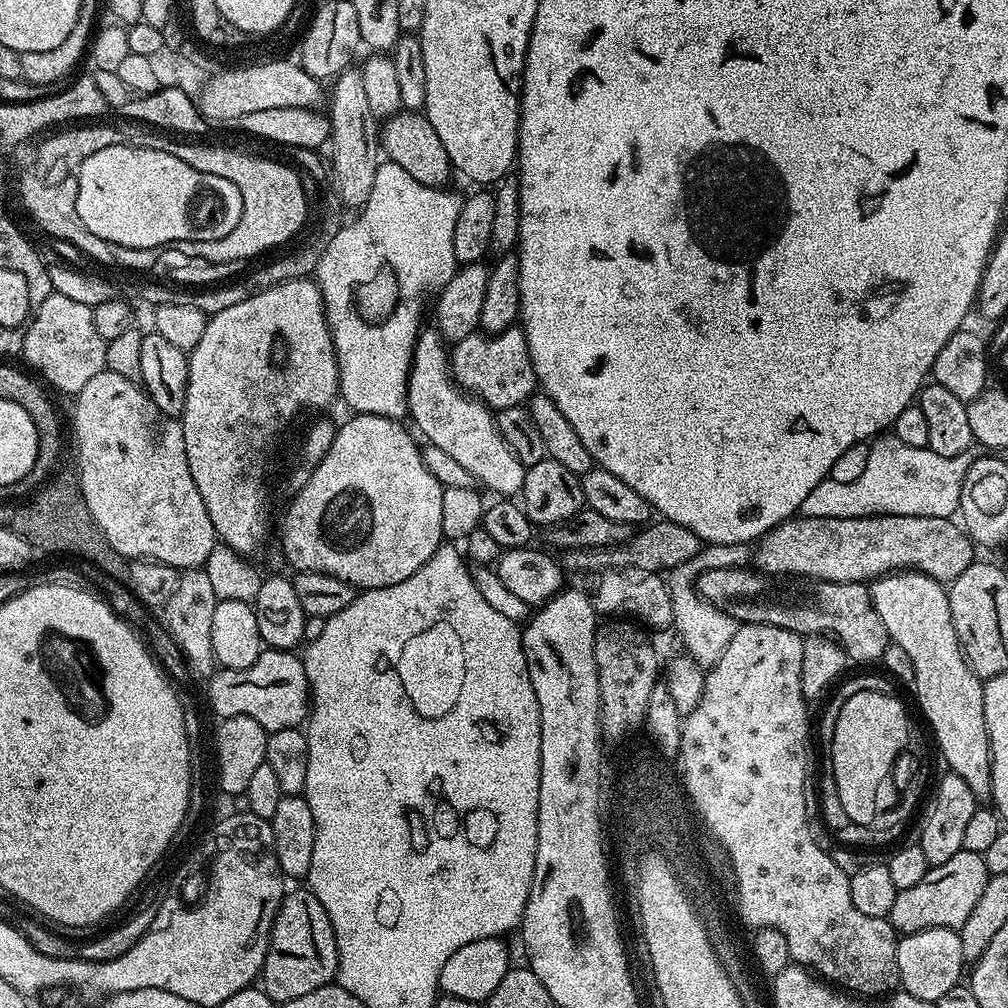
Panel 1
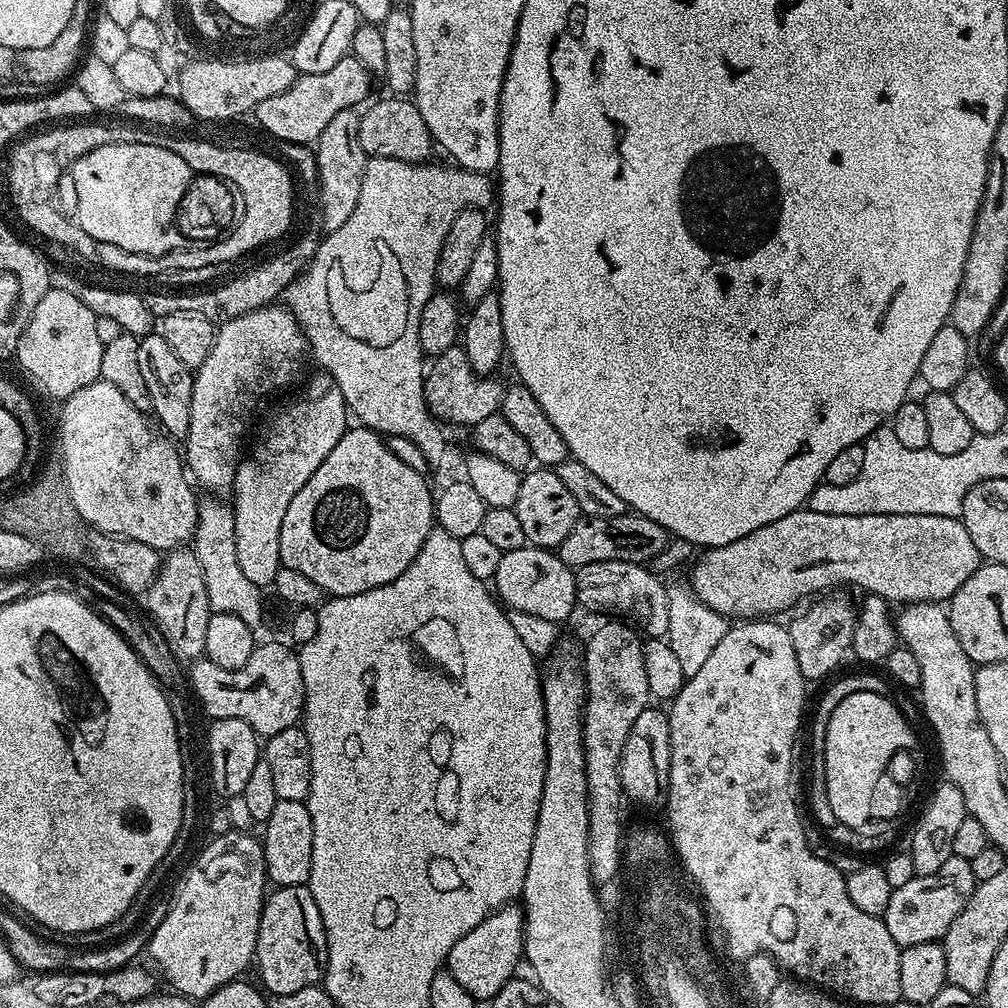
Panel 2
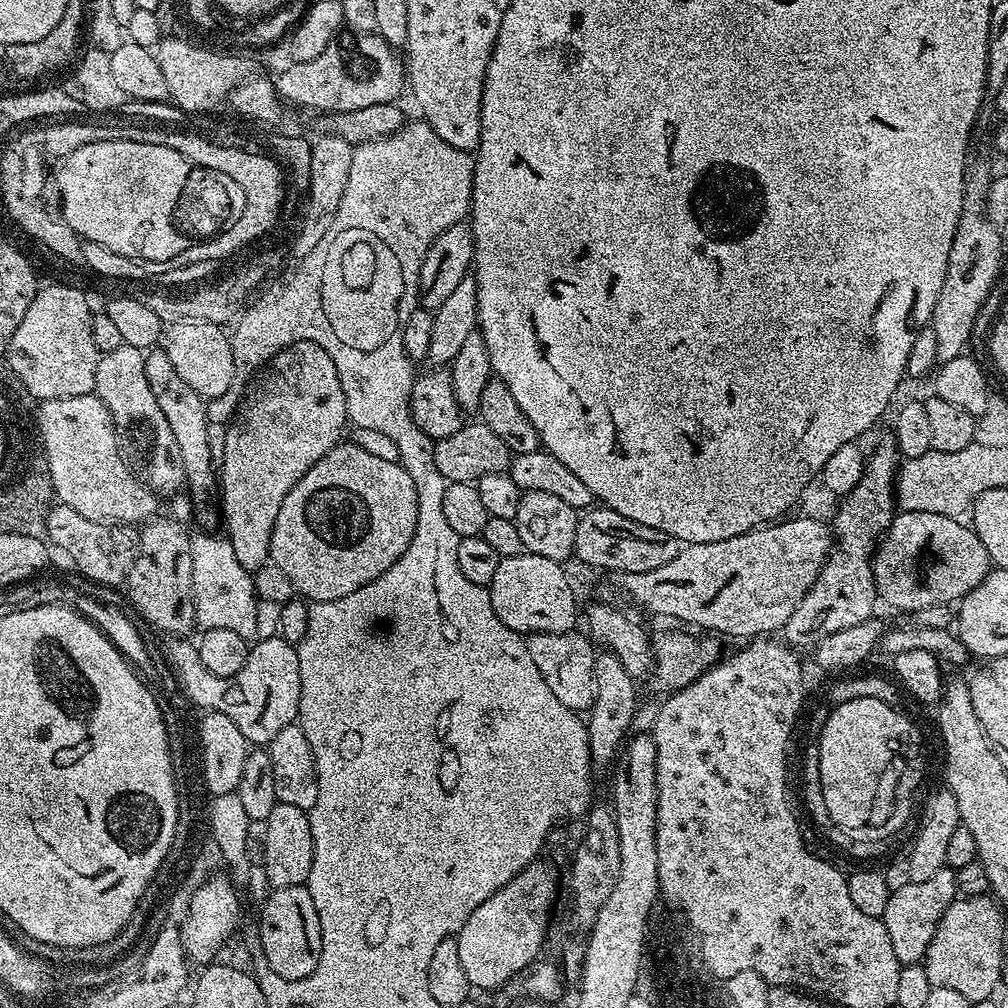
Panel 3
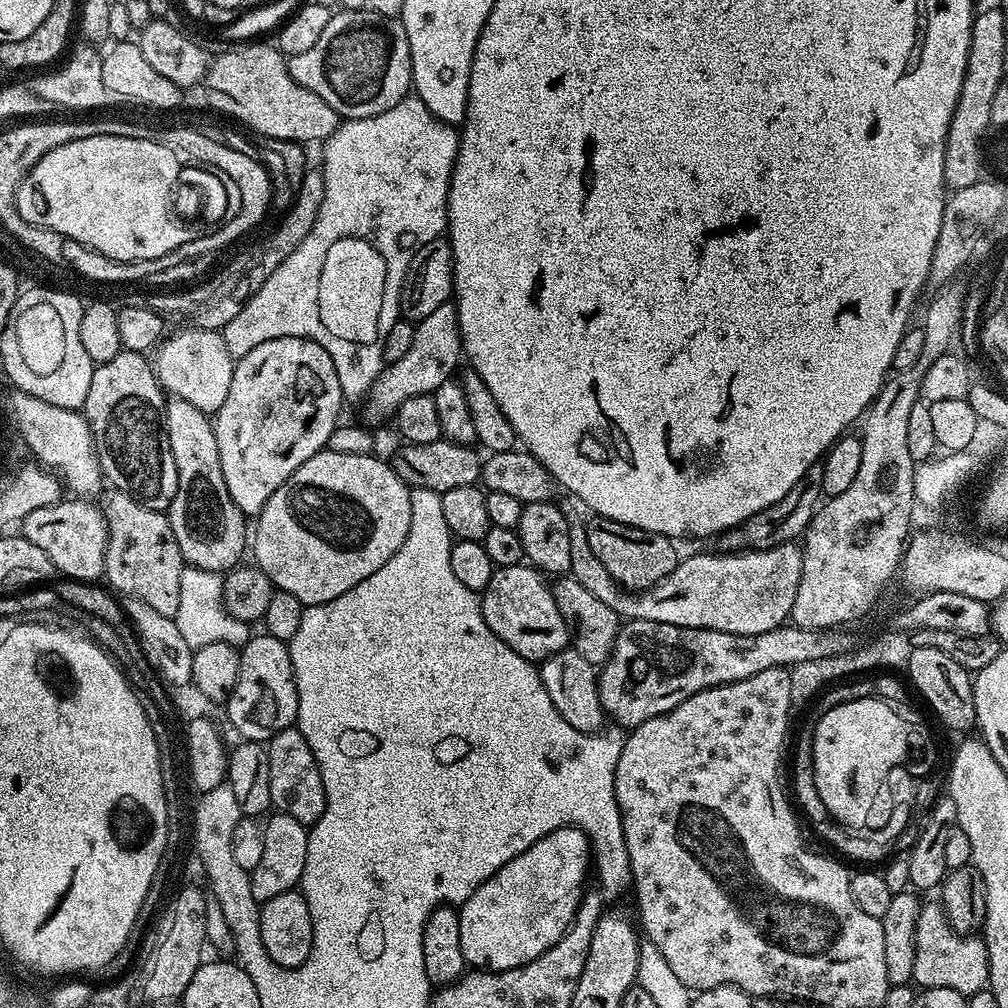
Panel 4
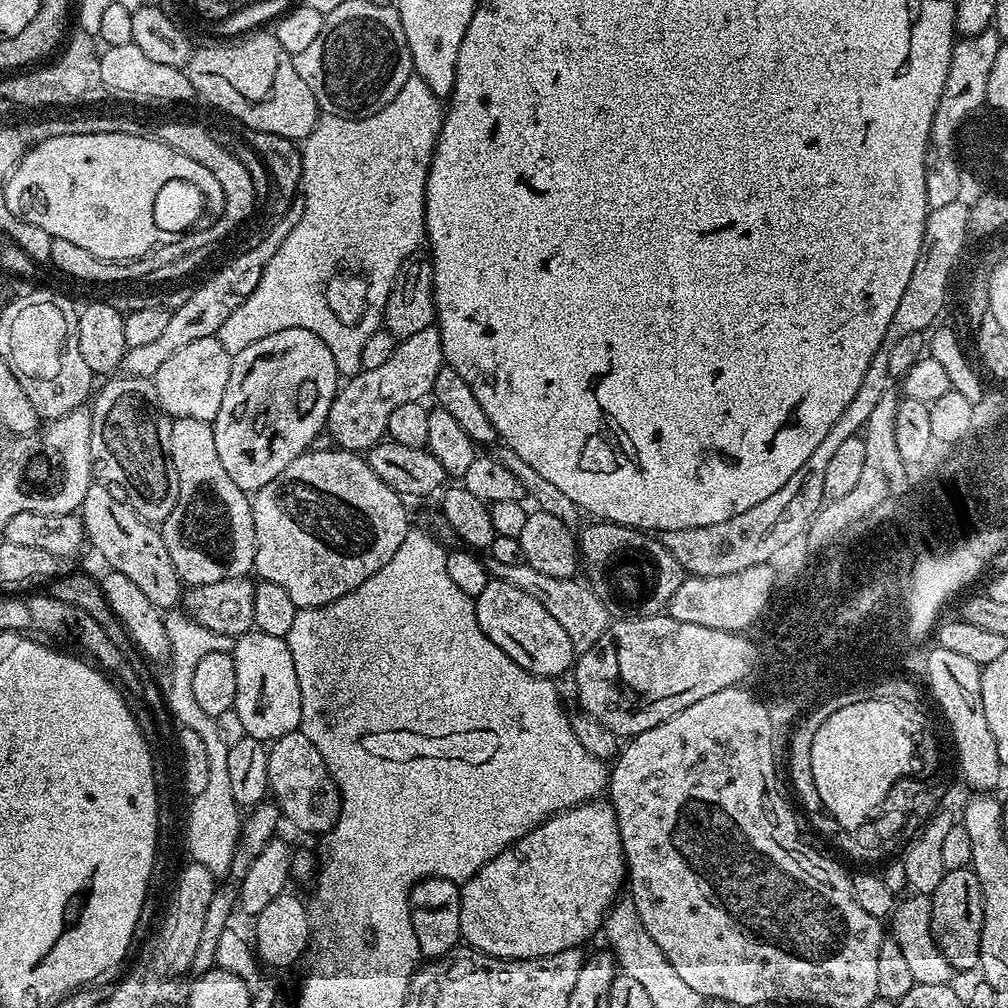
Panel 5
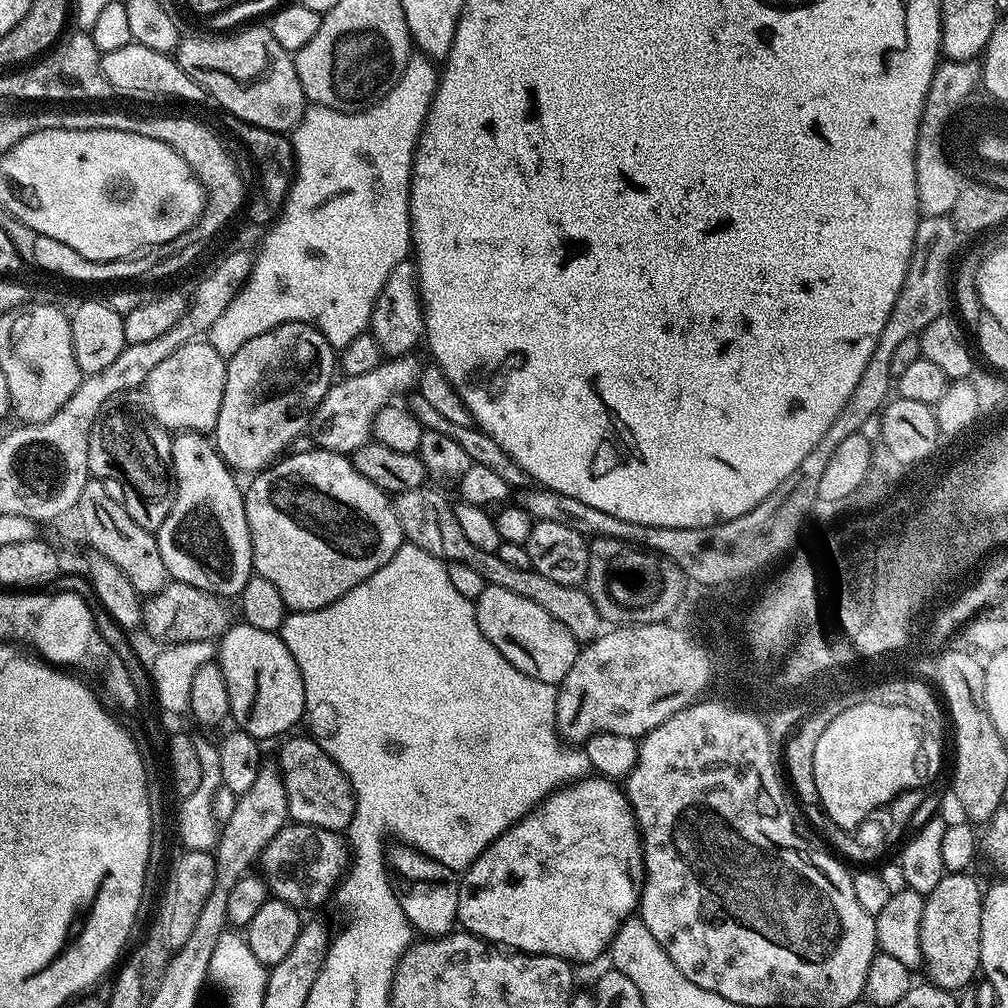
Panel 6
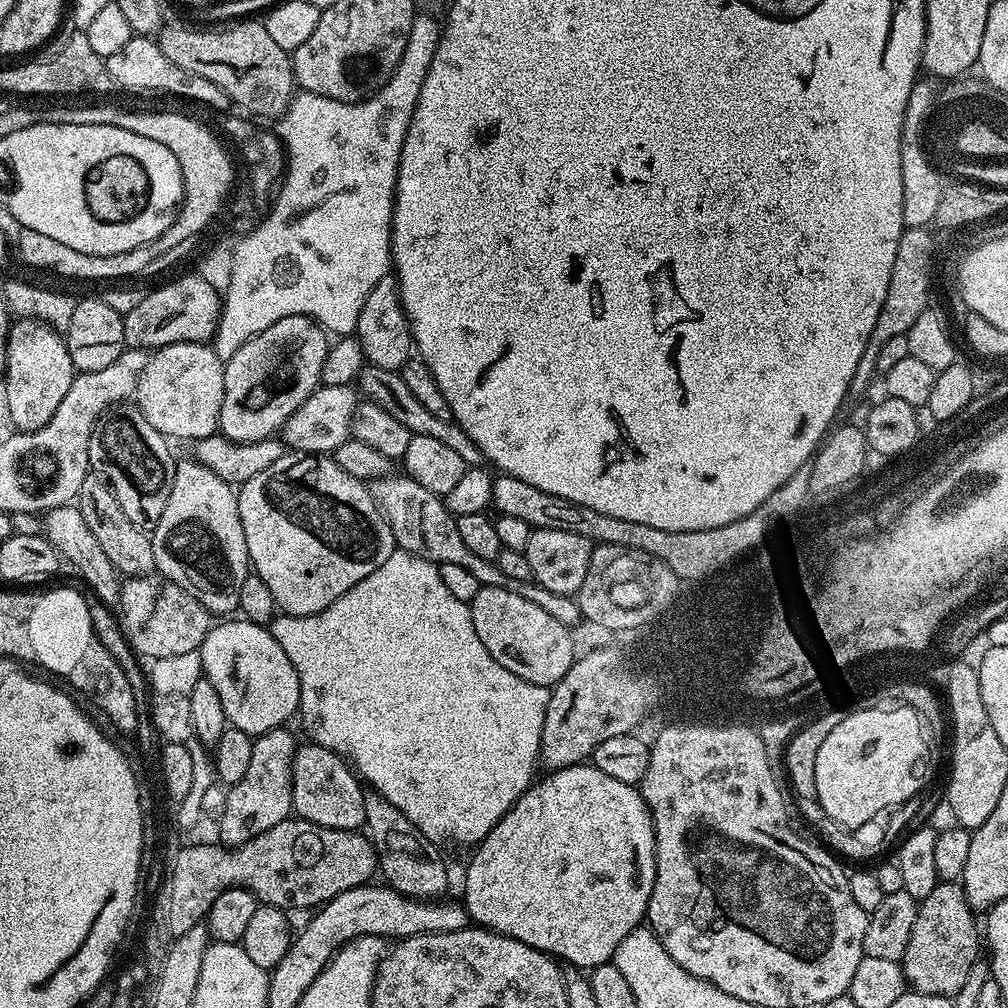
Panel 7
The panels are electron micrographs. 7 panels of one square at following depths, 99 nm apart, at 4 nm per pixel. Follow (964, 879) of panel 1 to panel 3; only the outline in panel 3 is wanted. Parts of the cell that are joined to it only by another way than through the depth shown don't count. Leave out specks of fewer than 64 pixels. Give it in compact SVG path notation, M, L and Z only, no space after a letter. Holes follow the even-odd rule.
M947 866L922 882L912 880L906 886L902 886L902 890L894 890L890 894L890 902L886 902L882 919L886 926L886 934L890 934L890 947L894 949L894 958L898 958L900 965L918 964L923 961L930 946L930 938L934 936L942 914L946 914L946 910L956 899L956 872Z

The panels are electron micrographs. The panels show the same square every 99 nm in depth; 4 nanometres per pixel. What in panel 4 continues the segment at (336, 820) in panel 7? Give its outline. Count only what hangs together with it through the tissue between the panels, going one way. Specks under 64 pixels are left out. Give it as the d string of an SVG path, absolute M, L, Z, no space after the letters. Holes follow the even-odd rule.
M293 726L282 730L277 736L273 736L267 741L268 761L270 762L270 798L272 799L272 808L276 812L285 812L290 814L290 818L298 818L305 826L311 826L322 818L322 810L326 810L326 790L322 786L322 774L318 770L318 762L310 750L310 742L302 738L300 729Z

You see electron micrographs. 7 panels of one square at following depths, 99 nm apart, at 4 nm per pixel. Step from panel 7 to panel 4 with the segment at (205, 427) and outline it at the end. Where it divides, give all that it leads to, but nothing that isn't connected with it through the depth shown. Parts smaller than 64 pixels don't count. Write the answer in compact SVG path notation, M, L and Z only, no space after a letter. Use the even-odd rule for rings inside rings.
M199 326L191 327L185 332L169 335L155 349L156 379L171 397L190 402L190 406L198 406L198 410L203 412L215 414L222 402L226 402L226 394L230 394L234 358L230 350L226 350L226 342L220 332L211 332Z

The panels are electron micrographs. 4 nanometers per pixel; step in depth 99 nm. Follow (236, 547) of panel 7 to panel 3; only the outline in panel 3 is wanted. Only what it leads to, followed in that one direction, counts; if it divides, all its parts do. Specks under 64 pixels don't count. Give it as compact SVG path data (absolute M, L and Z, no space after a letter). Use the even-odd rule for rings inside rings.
M157 346L144 357L146 366L146 382L150 382L150 391L154 399L158 401L158 407L162 414L166 414L166 422L174 434L174 442L178 442L178 454L182 454L182 466L184 467L184 484L188 496L192 499L192 512L196 515L199 527L204 530L212 530L218 524L218 468L212 464L212 436L208 433L208 416L204 413L206 401L186 382L182 382L166 358L163 347Z

